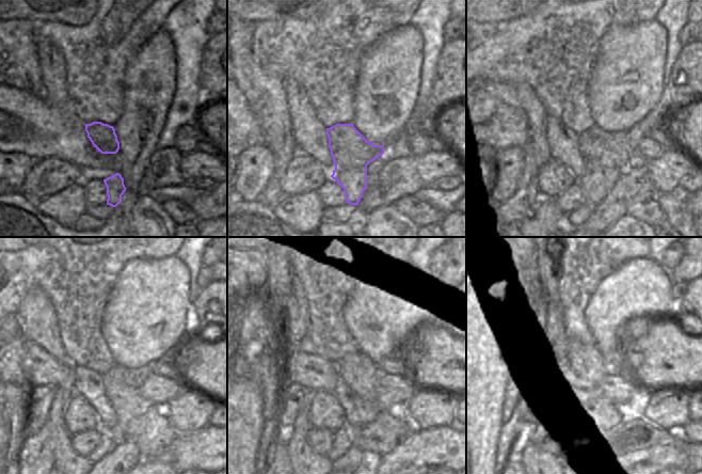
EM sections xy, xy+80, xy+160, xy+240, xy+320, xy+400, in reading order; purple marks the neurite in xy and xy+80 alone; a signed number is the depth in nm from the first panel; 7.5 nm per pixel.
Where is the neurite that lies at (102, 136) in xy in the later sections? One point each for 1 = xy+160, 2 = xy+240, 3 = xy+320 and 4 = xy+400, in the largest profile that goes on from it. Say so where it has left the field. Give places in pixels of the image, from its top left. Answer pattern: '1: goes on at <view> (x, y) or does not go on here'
1: goes on at xy+160 (605, 153)
2: goes on at xy+240 (123, 385)
3: goes on at xy+320 (357, 372)
4: goes on at xy+400 (586, 358)

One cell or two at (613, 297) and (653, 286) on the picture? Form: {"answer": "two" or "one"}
{"answer": "one"}

